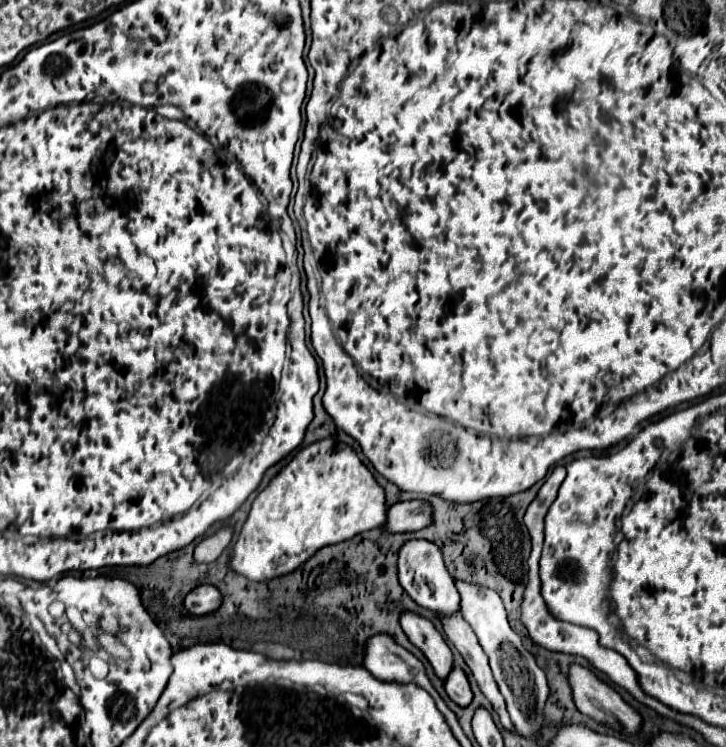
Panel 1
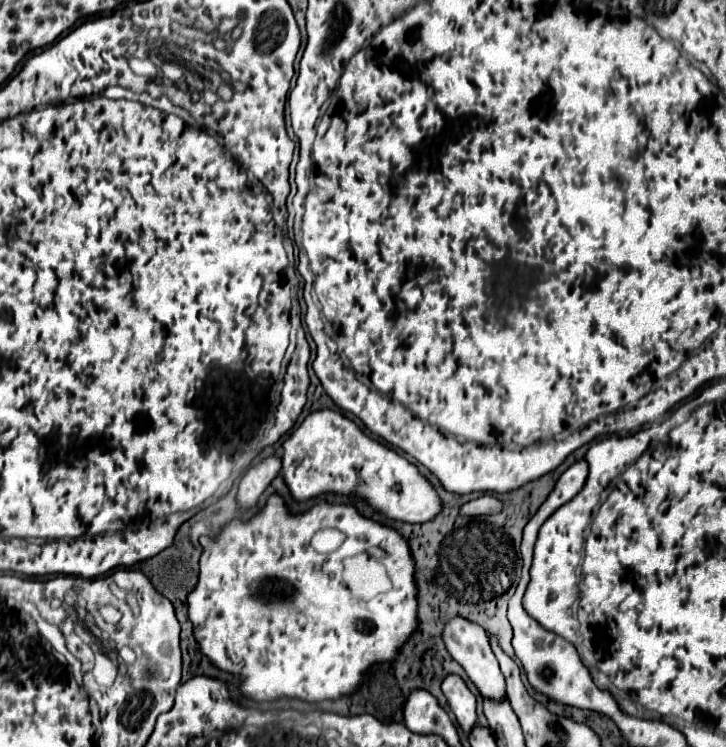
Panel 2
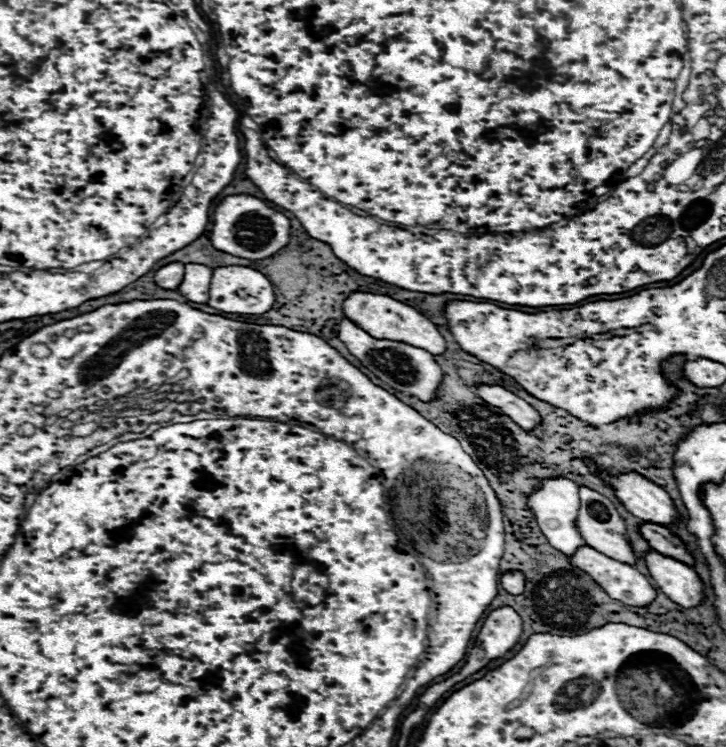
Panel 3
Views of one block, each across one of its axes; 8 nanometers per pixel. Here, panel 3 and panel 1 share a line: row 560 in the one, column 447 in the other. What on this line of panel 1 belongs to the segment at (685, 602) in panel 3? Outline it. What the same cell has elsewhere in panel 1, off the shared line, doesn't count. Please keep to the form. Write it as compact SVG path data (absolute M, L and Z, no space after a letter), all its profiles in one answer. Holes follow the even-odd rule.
M404 612L400 624L402 624L406 636L410 638L410 642L424 652L424 656L432 664L436 676L444 682L454 668L454 660L452 660L452 652L450 652L448 644L444 642L442 634L434 628L434 624L430 620L426 620L414 612Z

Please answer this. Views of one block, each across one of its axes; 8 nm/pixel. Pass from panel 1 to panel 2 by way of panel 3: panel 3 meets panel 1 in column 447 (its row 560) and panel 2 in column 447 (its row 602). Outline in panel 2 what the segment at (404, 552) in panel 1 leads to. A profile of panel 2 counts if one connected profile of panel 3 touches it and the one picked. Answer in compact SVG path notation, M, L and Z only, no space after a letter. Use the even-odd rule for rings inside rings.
M454 618L446 624L444 628L444 642L446 642L446 650L450 652L450 656L466 670L468 678L474 682L474 686L478 688L478 692L488 698L488 700L504 700L506 698L506 682L504 682L504 674L500 672L498 660L490 648L488 636L484 632L484 628L480 628L478 624L472 624L464 618Z

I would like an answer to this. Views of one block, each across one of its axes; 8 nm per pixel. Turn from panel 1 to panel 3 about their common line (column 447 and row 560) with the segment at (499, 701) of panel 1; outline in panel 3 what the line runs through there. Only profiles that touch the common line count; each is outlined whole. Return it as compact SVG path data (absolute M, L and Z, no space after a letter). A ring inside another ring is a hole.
M578 486L578 490L580 490L580 510L578 510L578 518L576 518L576 530L582 536L582 540L588 546L596 548L598 552L604 552L604 556L608 556L608 558L620 560L624 564L634 564L638 558L624 538L626 526L624 526L624 520L620 518L620 514L616 512L614 504L606 496L598 494L592 488Z

